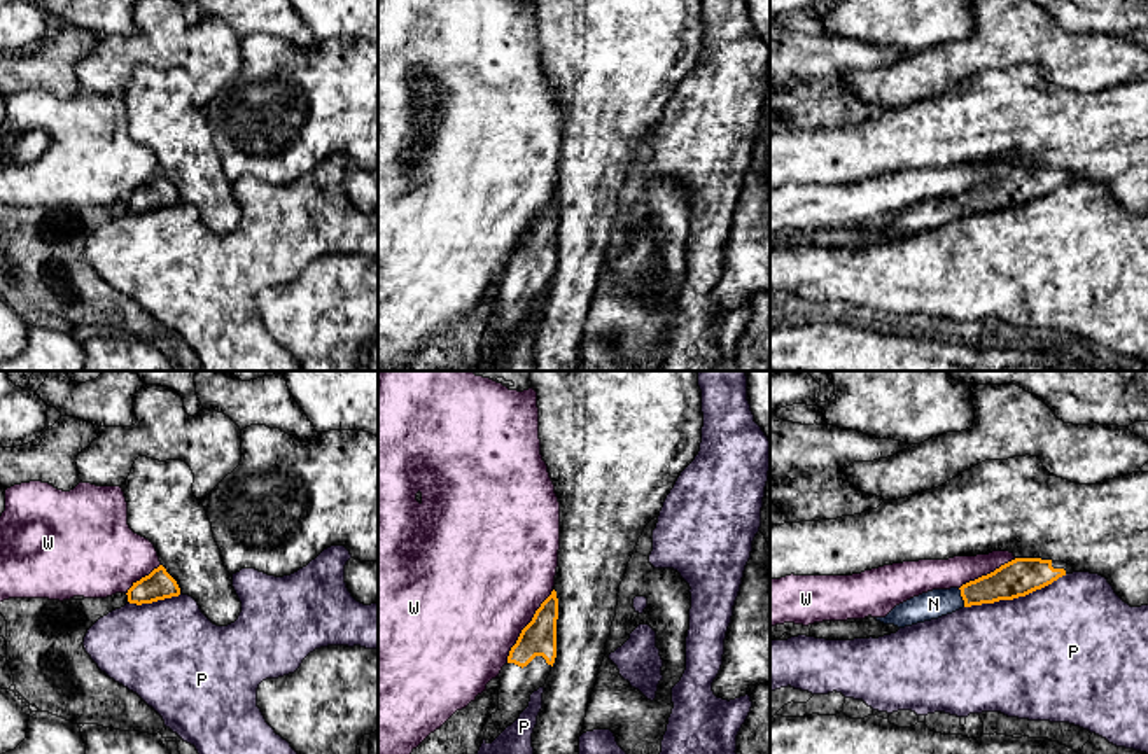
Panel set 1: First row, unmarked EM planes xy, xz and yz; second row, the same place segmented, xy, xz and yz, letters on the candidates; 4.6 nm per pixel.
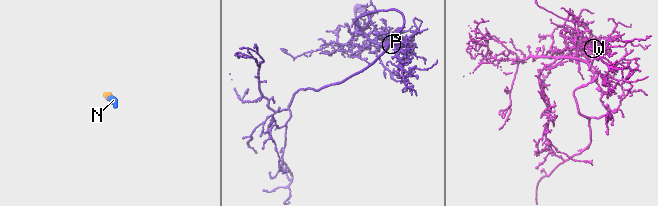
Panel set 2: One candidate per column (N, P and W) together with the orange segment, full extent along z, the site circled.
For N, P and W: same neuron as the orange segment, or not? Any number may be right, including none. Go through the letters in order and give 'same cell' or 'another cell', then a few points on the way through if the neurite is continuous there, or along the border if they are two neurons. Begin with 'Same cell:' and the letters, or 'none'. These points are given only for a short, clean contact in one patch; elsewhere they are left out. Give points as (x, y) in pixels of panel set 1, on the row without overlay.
Same cell: N
N: same cell | across yz (1012, 188), (961, 203), (933, 212)
P: another cell
W: another cell

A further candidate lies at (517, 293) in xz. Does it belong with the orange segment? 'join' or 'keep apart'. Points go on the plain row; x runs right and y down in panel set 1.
join

